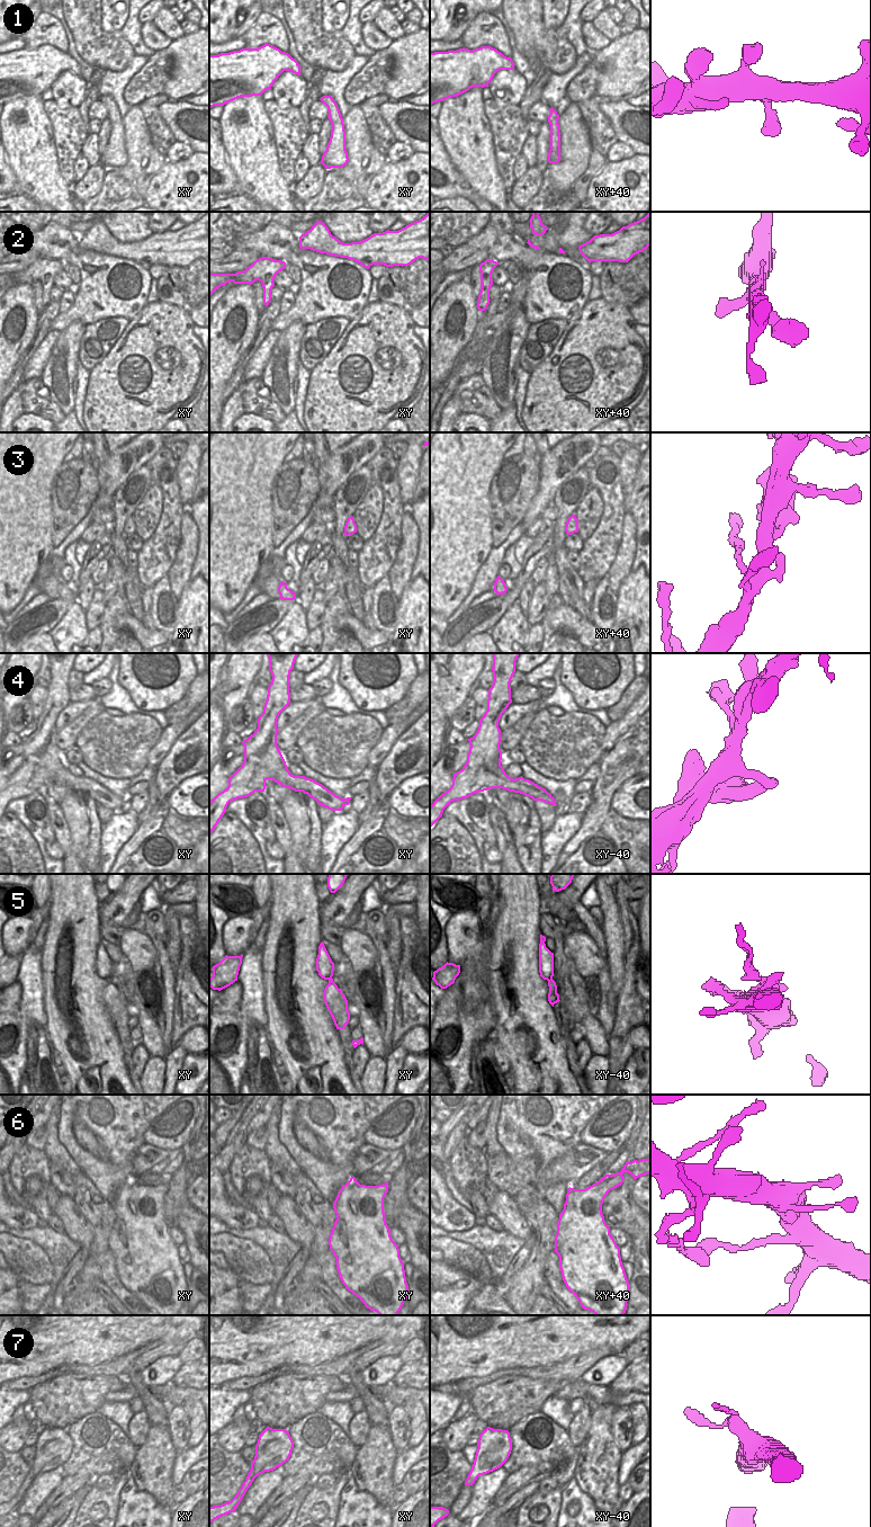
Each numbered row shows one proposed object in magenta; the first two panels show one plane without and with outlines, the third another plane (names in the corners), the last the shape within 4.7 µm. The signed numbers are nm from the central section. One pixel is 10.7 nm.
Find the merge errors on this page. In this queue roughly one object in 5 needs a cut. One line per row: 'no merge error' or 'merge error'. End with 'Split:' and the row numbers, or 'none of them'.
1: no merge error
2: no merge error
3: no merge error
4: merge error
5: merge error
6: no merge error
7: no merge error
Split: 4, 5

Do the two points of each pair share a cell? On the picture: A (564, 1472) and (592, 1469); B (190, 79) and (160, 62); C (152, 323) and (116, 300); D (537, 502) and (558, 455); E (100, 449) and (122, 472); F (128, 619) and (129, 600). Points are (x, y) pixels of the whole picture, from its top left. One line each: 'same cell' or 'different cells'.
A: different cells
B: different cells
C: different cells
D: same cell
E: different cells
F: different cells

